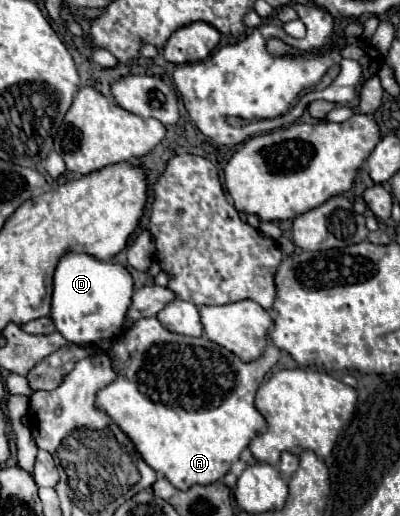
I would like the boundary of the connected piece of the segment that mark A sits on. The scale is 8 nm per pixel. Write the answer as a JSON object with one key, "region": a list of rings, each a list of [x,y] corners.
{"region":[[[143,317],[135,321],[109,349],[117,379],[97,393],[97,409],[107,413],[117,427],[131,439],[143,461],[163,473],[179,491],[193,485],[211,485],[219,481],[239,459],[241,451],[259,433],[267,431],[263,415],[255,409],[253,399],[265,373],[279,361],[281,349],[269,345],[257,361],[243,363],[231,351],[215,345],[207,337],[185,337],[165,329],[157,317]]]}

